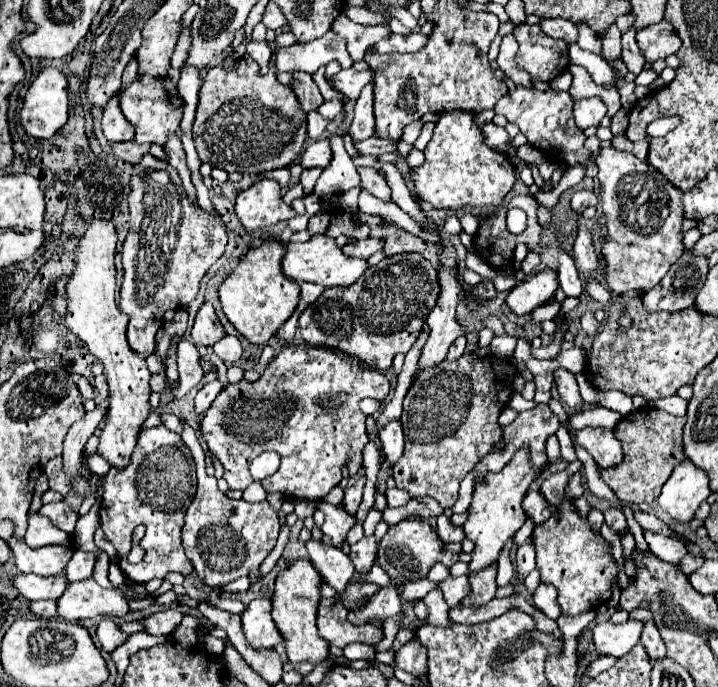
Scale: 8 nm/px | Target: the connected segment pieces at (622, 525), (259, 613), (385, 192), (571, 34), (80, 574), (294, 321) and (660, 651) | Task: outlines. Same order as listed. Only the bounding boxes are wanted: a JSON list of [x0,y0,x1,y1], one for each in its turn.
[[604,508,626,532],[242,598,282,648],[358,168,390,202],[540,20,578,44],[64,550,96,582],[276,310,300,344],[640,620,666,660]]

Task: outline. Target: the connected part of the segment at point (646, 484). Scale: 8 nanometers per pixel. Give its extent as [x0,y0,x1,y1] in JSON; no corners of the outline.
[602,406,686,504]

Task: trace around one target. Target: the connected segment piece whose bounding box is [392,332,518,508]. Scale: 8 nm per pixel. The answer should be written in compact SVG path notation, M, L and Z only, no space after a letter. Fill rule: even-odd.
M468 332L464 354L452 362L444 360L436 368L418 370L404 398L404 412L400 420L404 426L406 448L402 458L394 464L392 476L396 480L396 486L408 490L414 498L432 496L444 508L454 506L454 502L458 500L460 482L492 450L492 446L502 440L502 426L498 424L498 416L510 402L510 396L514 392L514 376L518 376L518 370L510 358L500 358L494 354L478 356L478 348L478 332Z

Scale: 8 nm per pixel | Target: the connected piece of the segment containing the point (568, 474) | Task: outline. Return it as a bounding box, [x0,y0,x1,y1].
[540,459,582,512]

